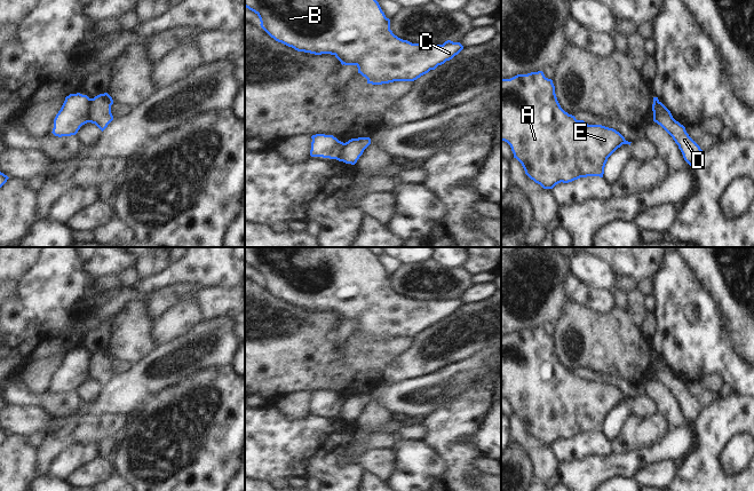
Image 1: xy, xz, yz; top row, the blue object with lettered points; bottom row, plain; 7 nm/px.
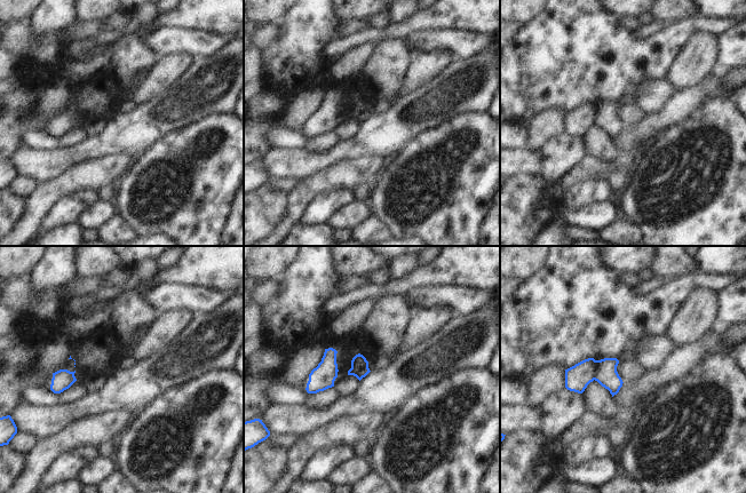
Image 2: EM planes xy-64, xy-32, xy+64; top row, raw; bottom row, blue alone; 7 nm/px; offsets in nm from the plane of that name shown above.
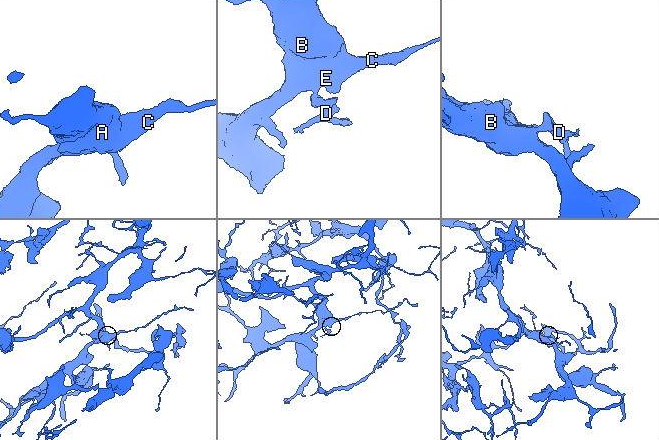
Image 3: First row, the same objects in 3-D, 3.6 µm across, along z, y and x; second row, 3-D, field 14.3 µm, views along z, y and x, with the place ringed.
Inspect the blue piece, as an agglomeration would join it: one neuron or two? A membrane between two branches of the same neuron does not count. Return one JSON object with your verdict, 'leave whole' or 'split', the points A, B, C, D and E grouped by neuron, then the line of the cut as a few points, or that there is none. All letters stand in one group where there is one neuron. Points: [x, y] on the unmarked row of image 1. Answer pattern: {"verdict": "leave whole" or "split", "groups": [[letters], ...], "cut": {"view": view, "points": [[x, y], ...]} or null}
{"verdict": "split", "groups": [["A", "B", "C", "E"], ["D"]], "cut": {"view": "xy", "points": [[90, 355], [87, 378]]}}

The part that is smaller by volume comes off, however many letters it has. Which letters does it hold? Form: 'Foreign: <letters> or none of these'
Foreign: D

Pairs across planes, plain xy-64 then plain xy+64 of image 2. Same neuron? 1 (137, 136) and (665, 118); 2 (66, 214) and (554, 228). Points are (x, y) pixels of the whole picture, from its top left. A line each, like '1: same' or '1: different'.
1: same
2: different

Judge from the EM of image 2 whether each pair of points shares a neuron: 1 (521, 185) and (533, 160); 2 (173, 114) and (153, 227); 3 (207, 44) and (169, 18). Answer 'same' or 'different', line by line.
1: different
2: different
3: different

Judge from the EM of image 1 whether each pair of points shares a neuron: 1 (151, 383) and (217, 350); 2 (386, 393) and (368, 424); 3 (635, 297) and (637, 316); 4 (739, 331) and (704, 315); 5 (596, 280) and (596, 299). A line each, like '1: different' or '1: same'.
1: same
2: different
3: same
4: different
5: different

